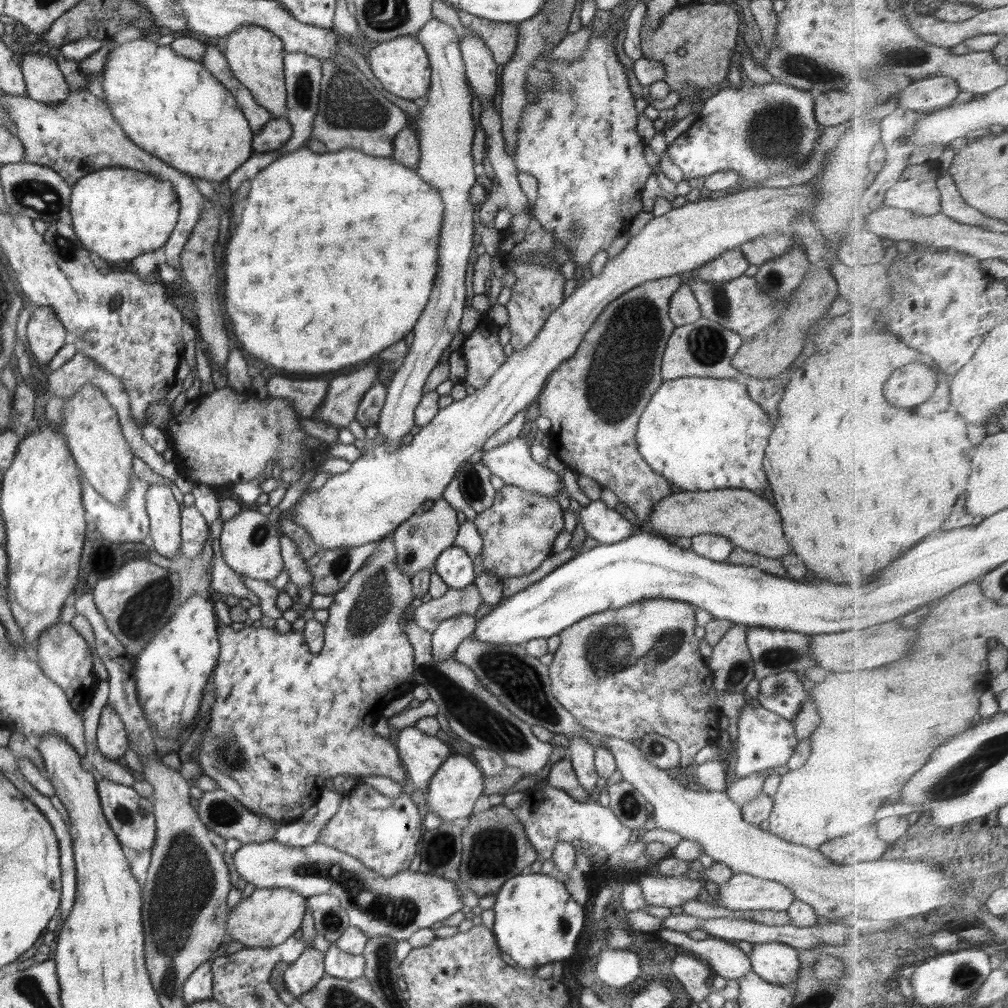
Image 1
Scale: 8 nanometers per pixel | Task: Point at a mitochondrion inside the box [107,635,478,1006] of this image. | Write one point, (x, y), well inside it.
(185, 881)

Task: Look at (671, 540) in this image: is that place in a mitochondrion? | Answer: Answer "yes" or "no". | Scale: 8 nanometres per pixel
no

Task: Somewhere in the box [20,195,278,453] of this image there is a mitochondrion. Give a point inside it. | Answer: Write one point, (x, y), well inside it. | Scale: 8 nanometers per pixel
(66, 248)

